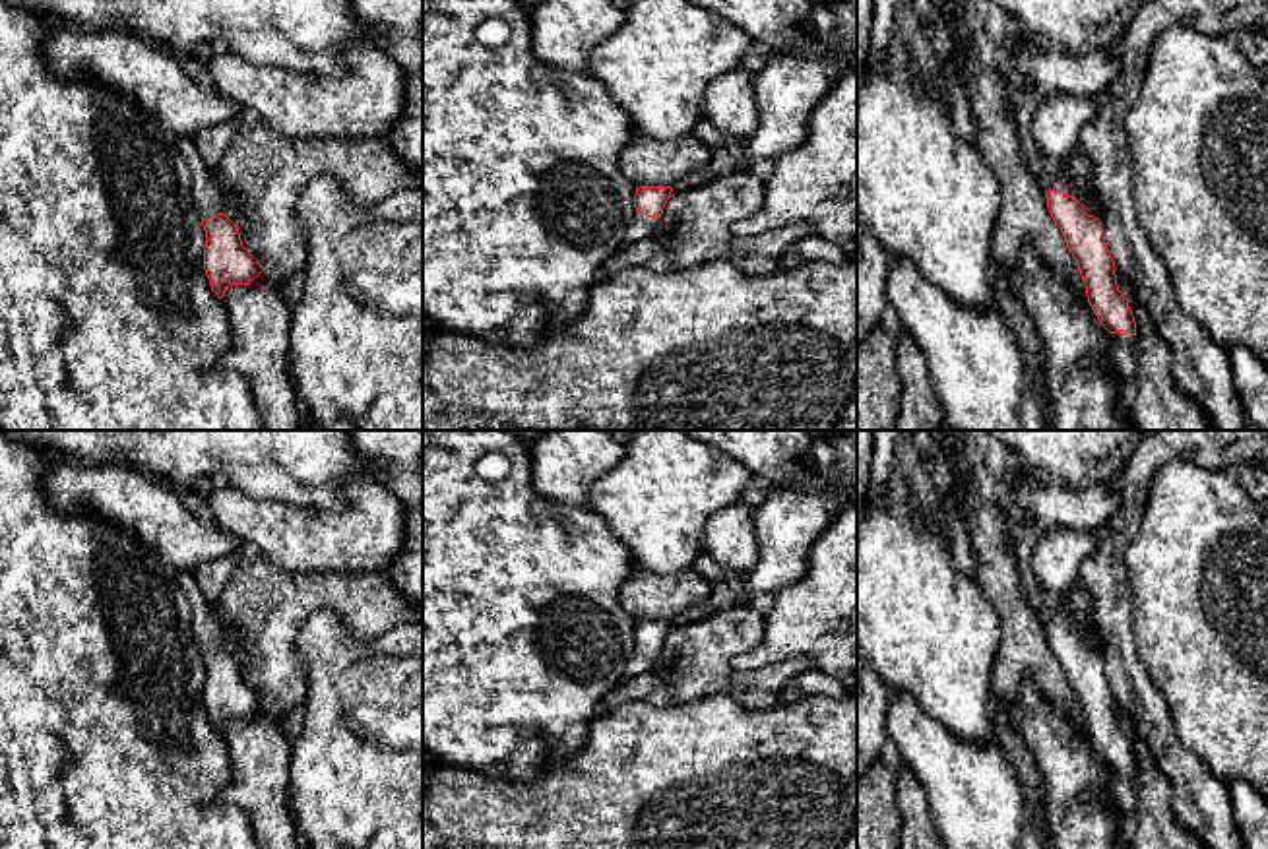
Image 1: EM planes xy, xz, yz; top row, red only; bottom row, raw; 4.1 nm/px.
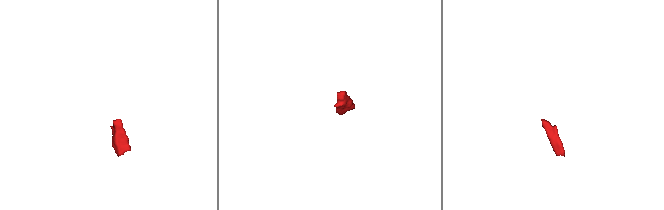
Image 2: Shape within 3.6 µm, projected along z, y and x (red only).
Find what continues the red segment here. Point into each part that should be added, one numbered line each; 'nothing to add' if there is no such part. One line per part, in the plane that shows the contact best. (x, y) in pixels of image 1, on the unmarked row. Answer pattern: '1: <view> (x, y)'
1: yz (1053, 611)
2: yz (1123, 791)

